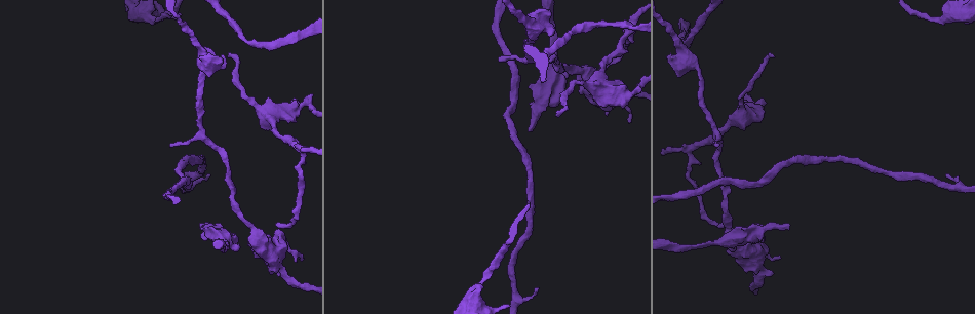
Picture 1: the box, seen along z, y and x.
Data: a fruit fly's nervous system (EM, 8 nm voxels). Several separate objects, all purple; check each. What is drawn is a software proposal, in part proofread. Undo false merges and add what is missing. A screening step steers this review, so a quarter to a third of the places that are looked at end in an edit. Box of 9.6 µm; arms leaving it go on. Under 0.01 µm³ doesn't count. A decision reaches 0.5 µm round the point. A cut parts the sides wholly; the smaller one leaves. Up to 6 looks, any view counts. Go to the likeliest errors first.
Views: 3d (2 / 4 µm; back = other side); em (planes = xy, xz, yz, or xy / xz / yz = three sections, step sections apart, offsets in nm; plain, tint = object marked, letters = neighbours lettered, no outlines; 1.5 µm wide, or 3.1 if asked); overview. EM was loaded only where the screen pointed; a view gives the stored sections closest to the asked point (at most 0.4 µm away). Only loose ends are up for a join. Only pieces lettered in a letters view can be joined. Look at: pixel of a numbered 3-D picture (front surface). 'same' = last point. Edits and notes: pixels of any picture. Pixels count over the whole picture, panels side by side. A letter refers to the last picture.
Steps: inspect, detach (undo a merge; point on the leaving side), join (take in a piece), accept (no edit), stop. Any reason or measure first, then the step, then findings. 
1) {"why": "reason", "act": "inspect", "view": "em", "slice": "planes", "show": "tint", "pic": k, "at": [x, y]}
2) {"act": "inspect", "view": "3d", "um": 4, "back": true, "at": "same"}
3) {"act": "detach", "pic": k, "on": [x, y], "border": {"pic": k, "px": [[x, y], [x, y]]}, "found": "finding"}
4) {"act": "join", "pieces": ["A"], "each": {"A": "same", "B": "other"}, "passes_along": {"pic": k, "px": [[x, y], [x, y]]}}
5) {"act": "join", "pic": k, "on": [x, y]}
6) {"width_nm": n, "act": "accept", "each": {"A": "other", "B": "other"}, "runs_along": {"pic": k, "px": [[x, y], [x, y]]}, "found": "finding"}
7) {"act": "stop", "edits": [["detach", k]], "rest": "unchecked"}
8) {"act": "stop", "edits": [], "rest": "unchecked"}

{"why": "branch stops here", "act": "inspect", "view": "3d", "um": 4, "pic": 1, "at": [549, 34]}

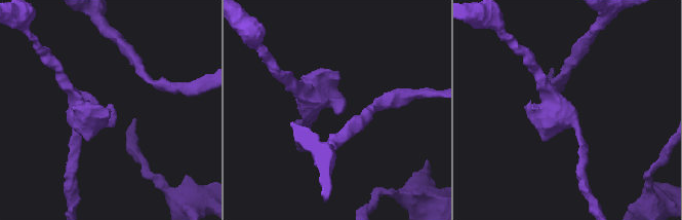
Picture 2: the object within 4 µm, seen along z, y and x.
{"why": "shape alone is not enough", "act": "inspect", "view": "em", "slice": "yz", "step": 8, "show": "tint", "pic": 2, "at": [340, 111]}

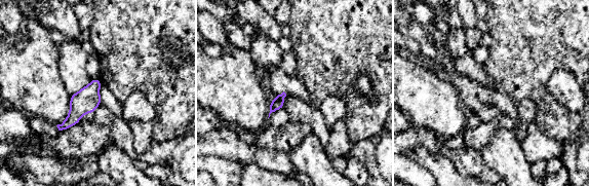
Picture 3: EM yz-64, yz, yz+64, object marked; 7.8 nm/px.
{"why": "cut it another way", "act": "inspect", "view": "em", "slice": "planes", "show": "letters", "at": "same"}

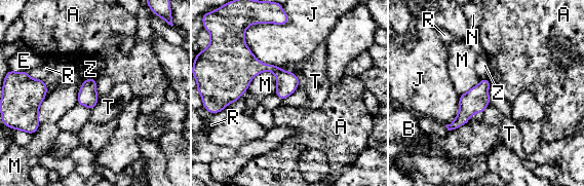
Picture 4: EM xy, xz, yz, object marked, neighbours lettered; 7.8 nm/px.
{"act": "accept", "each": {"A": "other", "B": "other", "E": "other", "J": "other", "M": "other", "N": "other", "R": "other", "T": "other", "Z": "other"}, "runs_along": {"pic": 4, "px": [[296, 80], [273, 68], [249, 68], [228, 87]]}, "found": "none of them fits"}

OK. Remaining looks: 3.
{"why": "abrupt turn", "act": "inspect", "view": "3d", "um": 2, "pic": 1, "at": [689, 150]}

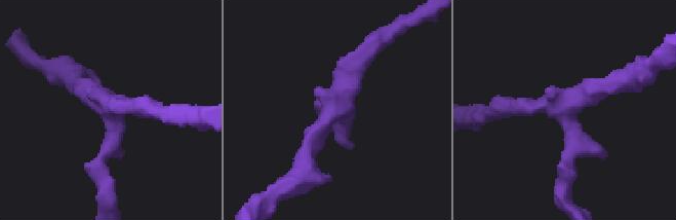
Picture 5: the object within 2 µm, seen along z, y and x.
{"arms": 3, "act": "inspect", "view": "em", "slice": "planes", "show": "tint", "pic": 5, "at": [565, 111]}

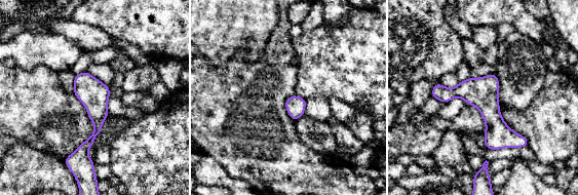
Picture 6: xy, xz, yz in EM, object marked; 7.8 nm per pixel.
{"why": "see the neighbours", "act": "inspect", "view": "em", "slice": "planes", "show": "letters", "at": "same"}

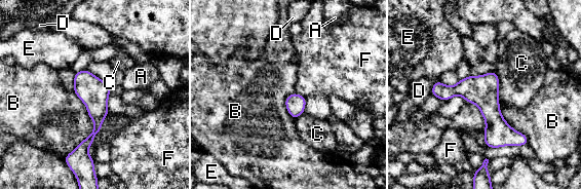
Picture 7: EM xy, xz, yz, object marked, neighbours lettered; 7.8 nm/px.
{"act": "accept", "each": {"A": "other", "B": "other", "C": "other", "D": "other", "E": "other", "F": "other"}, "runs_along": {"pic": 7, "px": [[435, 86], [470, 90], [526, 142]]}, "found": "one neuron here"}

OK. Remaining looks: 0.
{"act": "stop", "edits": [], "rest": "unchecked"}

